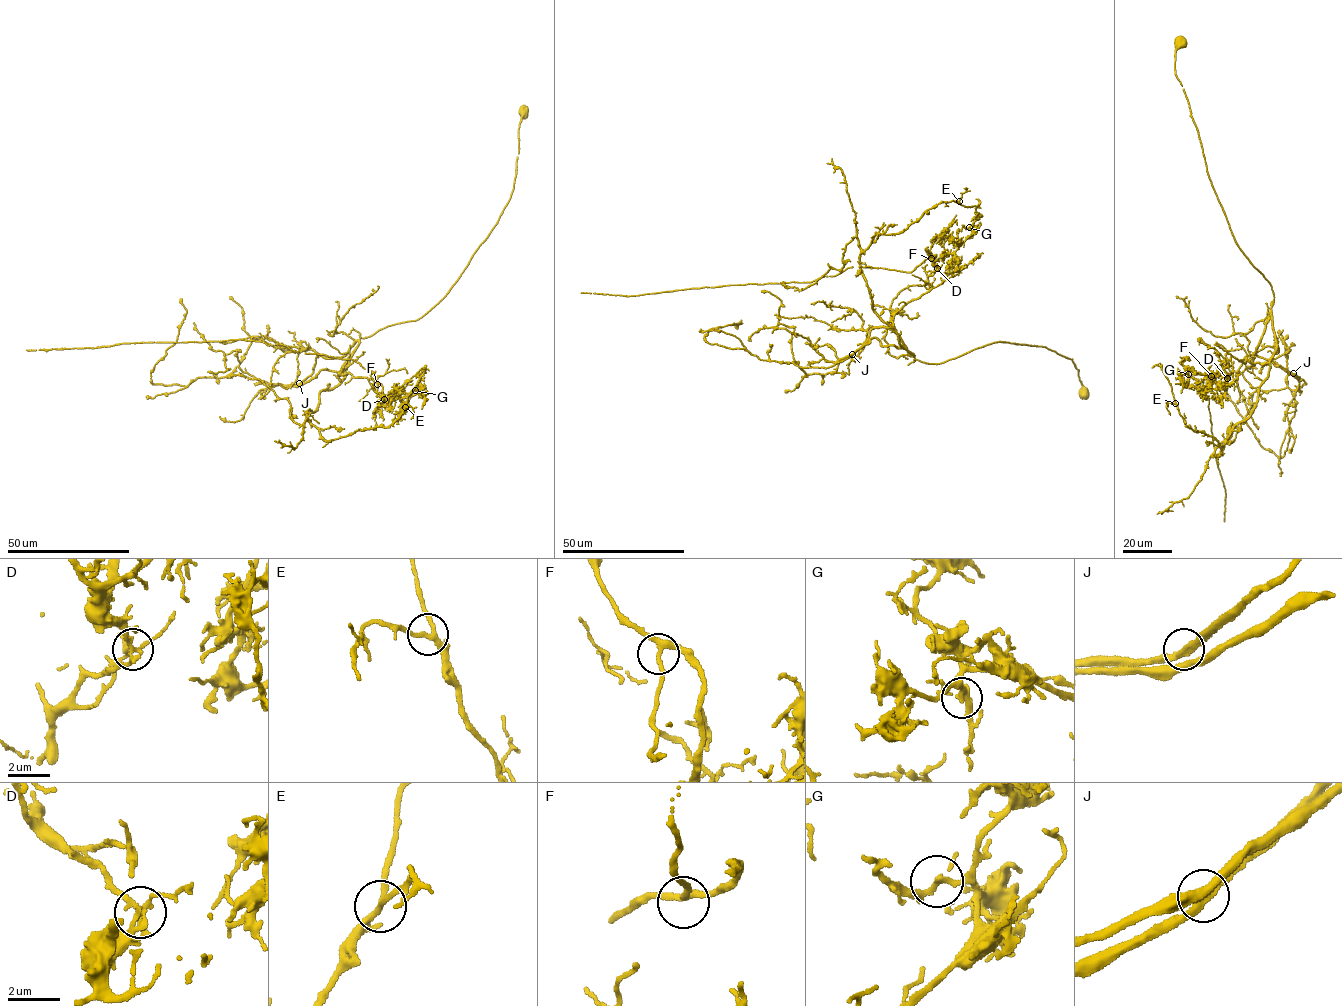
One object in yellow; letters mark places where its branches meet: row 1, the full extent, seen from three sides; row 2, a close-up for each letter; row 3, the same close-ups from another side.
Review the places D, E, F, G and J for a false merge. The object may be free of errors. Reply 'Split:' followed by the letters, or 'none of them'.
Split: D

